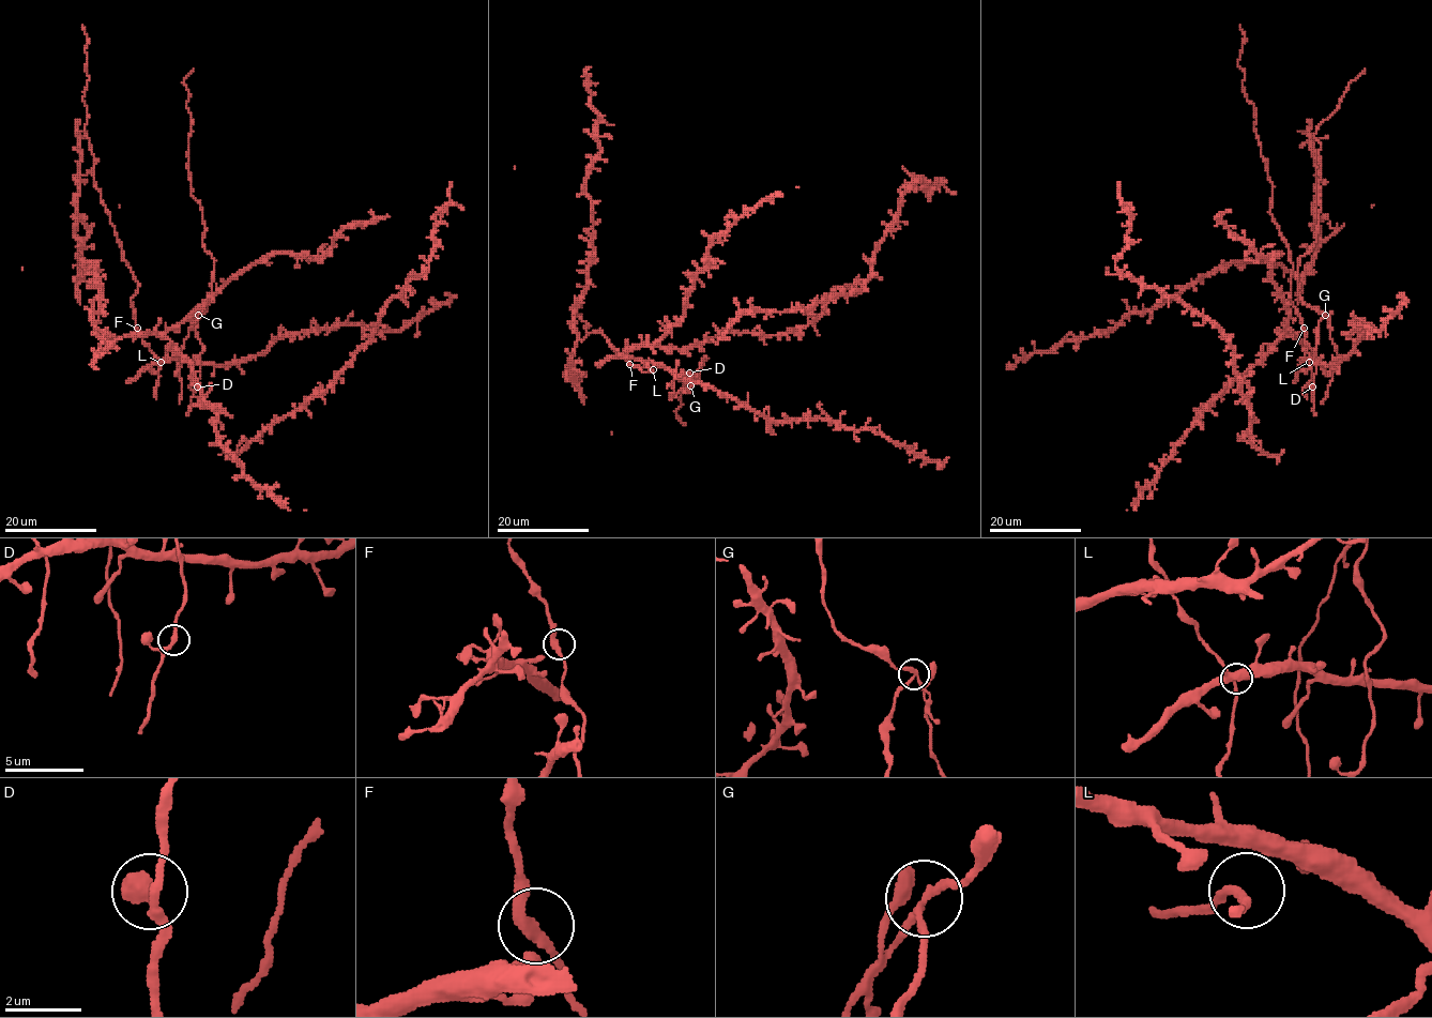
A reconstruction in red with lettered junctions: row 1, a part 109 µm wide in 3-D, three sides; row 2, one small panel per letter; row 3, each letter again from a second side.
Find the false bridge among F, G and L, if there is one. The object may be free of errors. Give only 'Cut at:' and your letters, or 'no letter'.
Cut at: G

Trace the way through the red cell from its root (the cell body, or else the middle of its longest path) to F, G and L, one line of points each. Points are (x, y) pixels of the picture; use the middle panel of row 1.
F: (685, 310), (685, 315), (660, 339), (629, 349), (629, 364)
G: (685, 310), (660, 339), (627, 356), (642, 371), (664, 364), (689, 379), (696, 375), (690, 385)
L: (685, 310), (685, 315), (660, 339), (627, 351), (631, 365), (642, 371), (653, 369)

